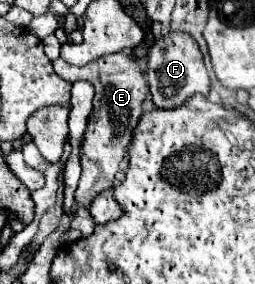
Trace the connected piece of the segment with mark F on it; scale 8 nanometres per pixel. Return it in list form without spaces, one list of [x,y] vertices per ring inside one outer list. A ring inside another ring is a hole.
[[[168,29],[166,33],[162,33],[148,53],[148,83],[150,83],[154,105],[162,109],[178,107],[194,93],[208,95],[210,81],[196,39],[192,39],[184,31]]]

